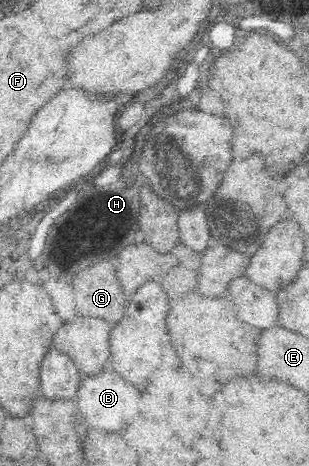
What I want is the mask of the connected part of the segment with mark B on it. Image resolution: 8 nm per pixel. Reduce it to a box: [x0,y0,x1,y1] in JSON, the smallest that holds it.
[77,371,141,431]

